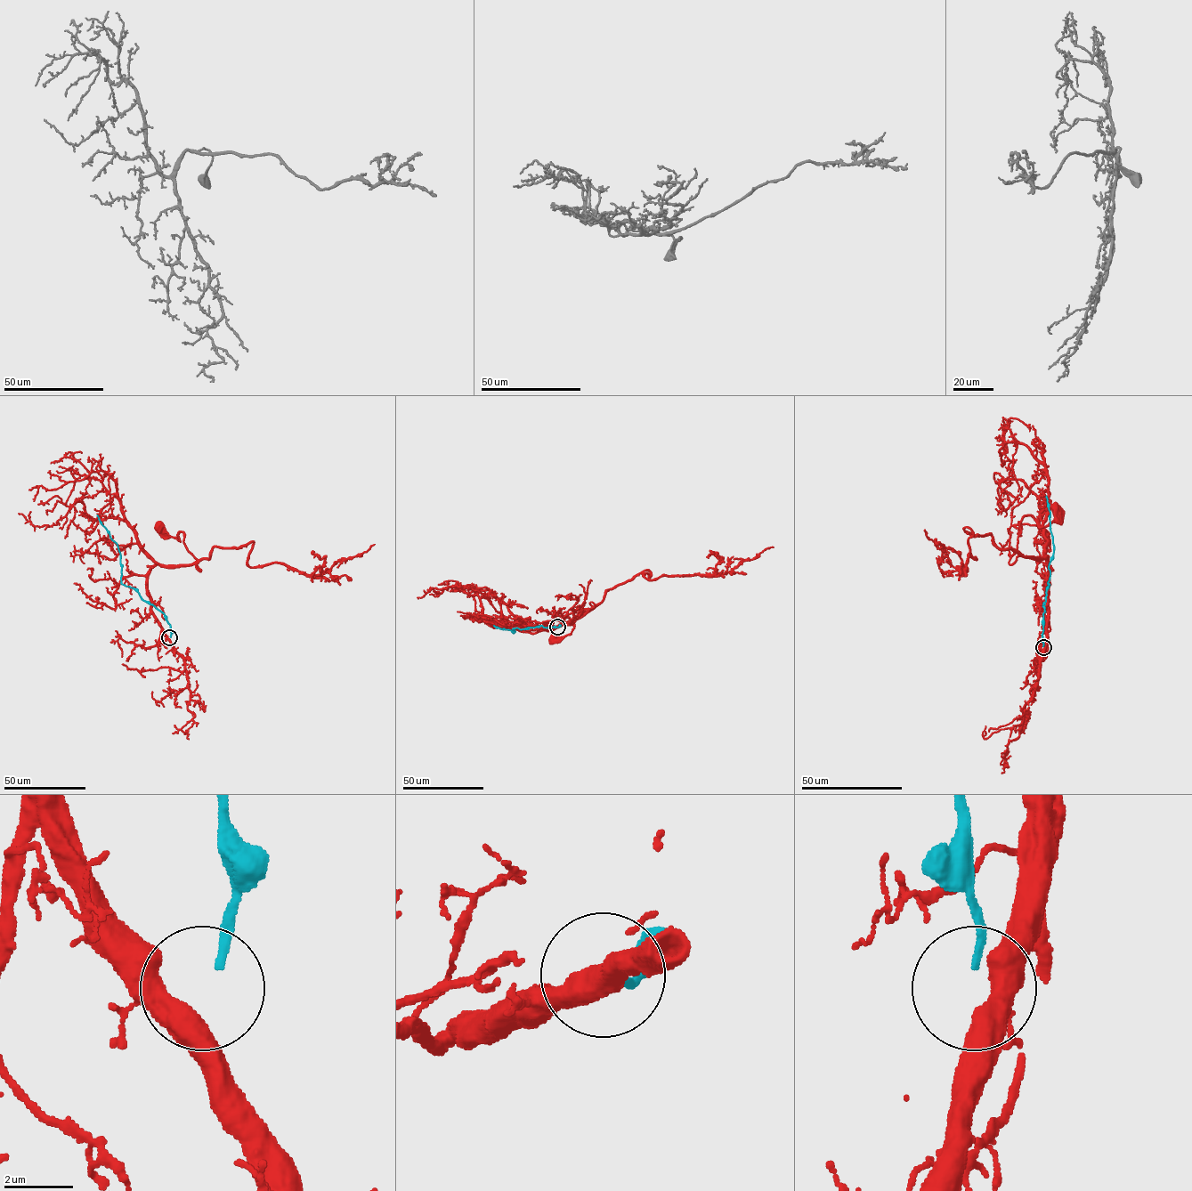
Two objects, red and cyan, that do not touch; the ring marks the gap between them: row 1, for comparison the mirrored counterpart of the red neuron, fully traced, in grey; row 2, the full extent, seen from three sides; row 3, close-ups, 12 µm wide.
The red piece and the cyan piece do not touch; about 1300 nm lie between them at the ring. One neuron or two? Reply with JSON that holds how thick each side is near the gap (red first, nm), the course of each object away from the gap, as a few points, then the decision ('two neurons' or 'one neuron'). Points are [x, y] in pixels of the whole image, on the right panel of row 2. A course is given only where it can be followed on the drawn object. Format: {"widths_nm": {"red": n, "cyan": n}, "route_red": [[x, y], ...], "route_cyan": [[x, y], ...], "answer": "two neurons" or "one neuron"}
{"widths_nm": {"red": 480, "cyan": 220}, "route_red": [[1043, 648], [1049, 565], [1046, 556], [1017, 550], [1017, 538], [1022, 518], [1044, 527], [1058, 519], [1056, 510]], "route_cyan": [[1042, 646], [1045, 608], [1042, 606], [1049, 584], [1048, 566], [1053, 554], [1046, 496]], "answer": "two neurons"}

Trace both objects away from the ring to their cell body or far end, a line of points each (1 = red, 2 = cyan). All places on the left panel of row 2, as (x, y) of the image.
1: (169, 638), (151, 609), (148, 571), (158, 564), (190, 565), (197, 560), (182, 531), (179, 541), (158, 528)
2: (170, 636), (171, 627), (166, 617), (144, 601), (133, 587), (121, 583), (120, 554), (97, 515)

